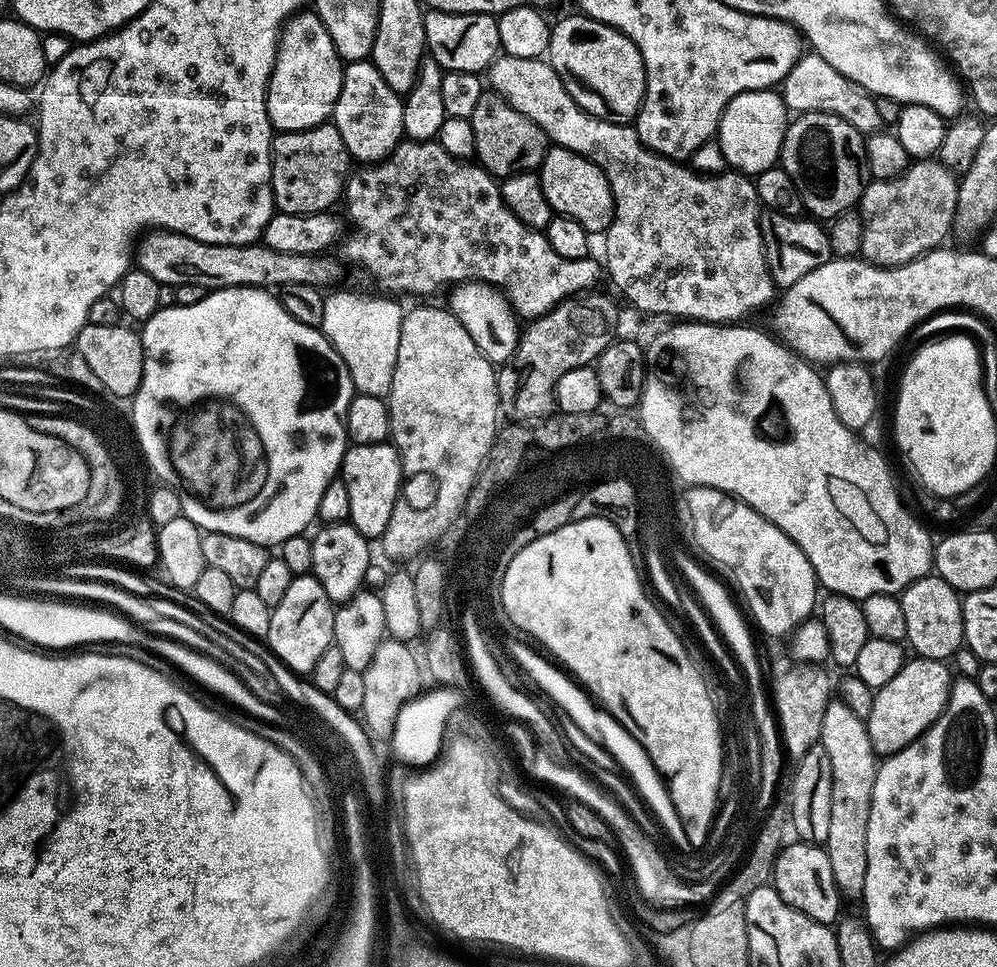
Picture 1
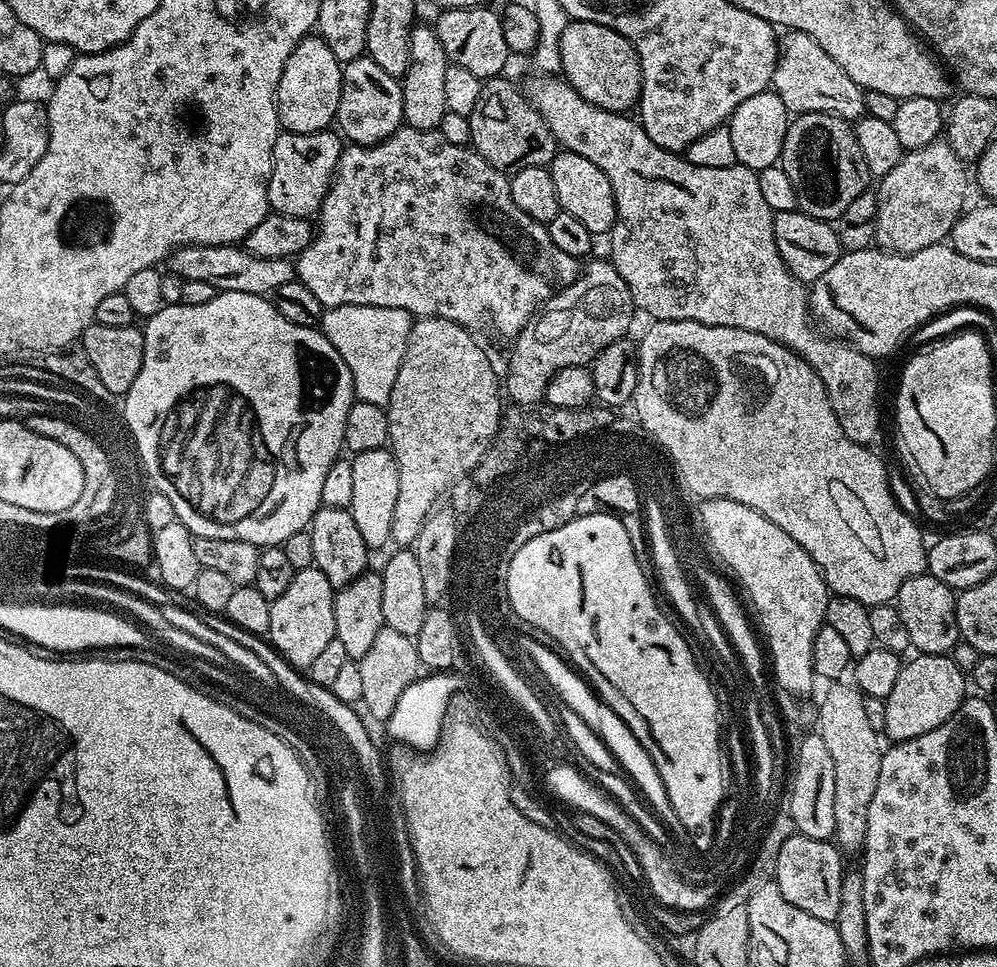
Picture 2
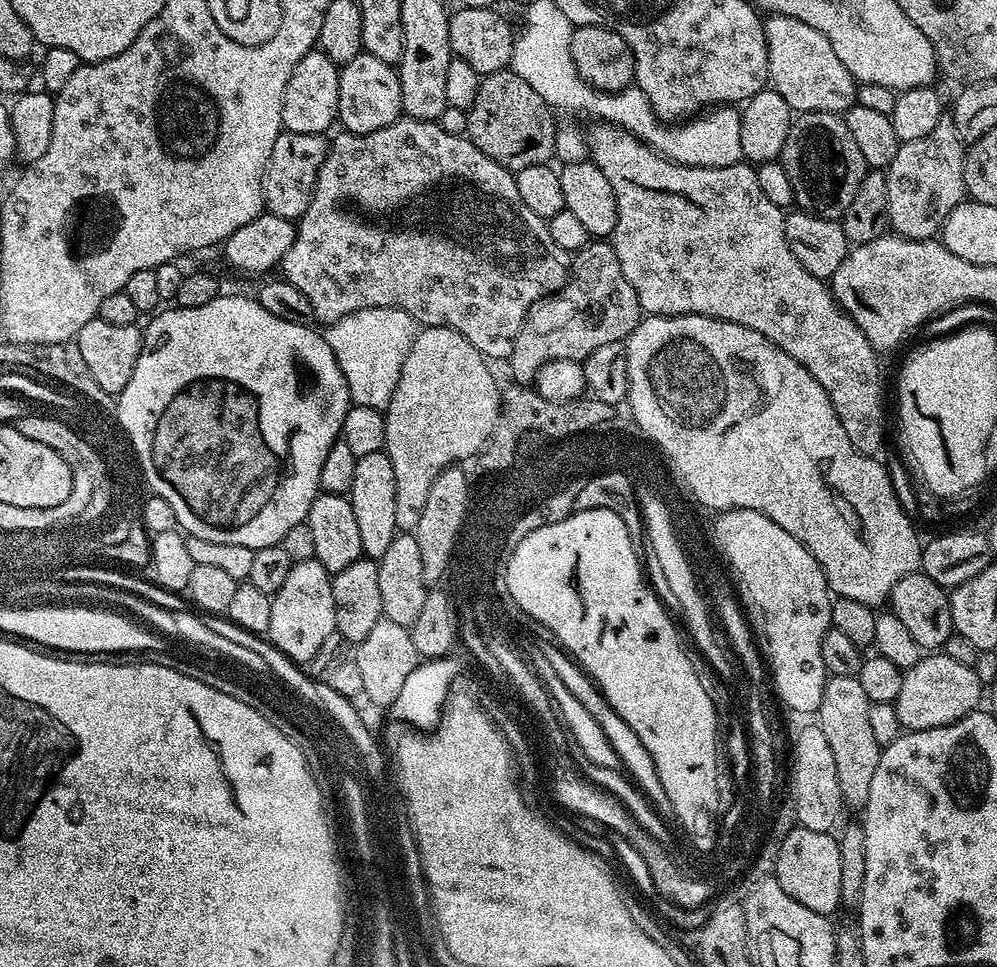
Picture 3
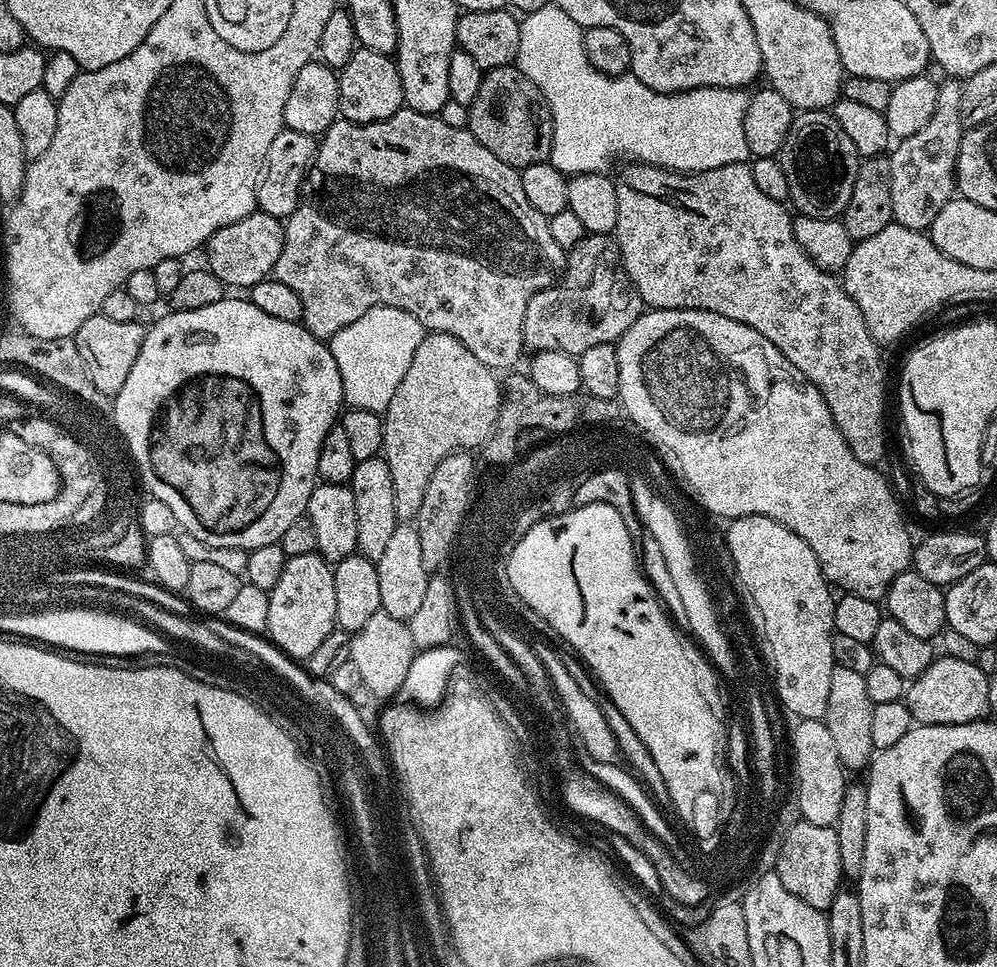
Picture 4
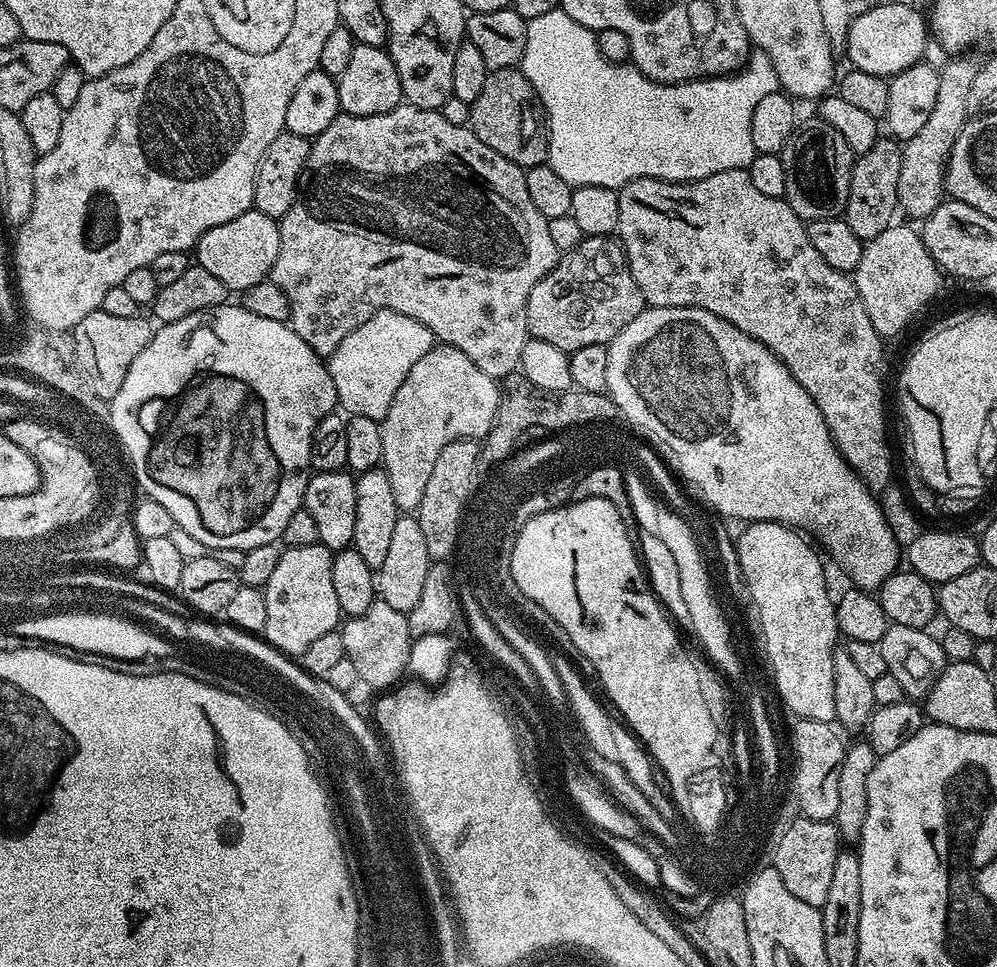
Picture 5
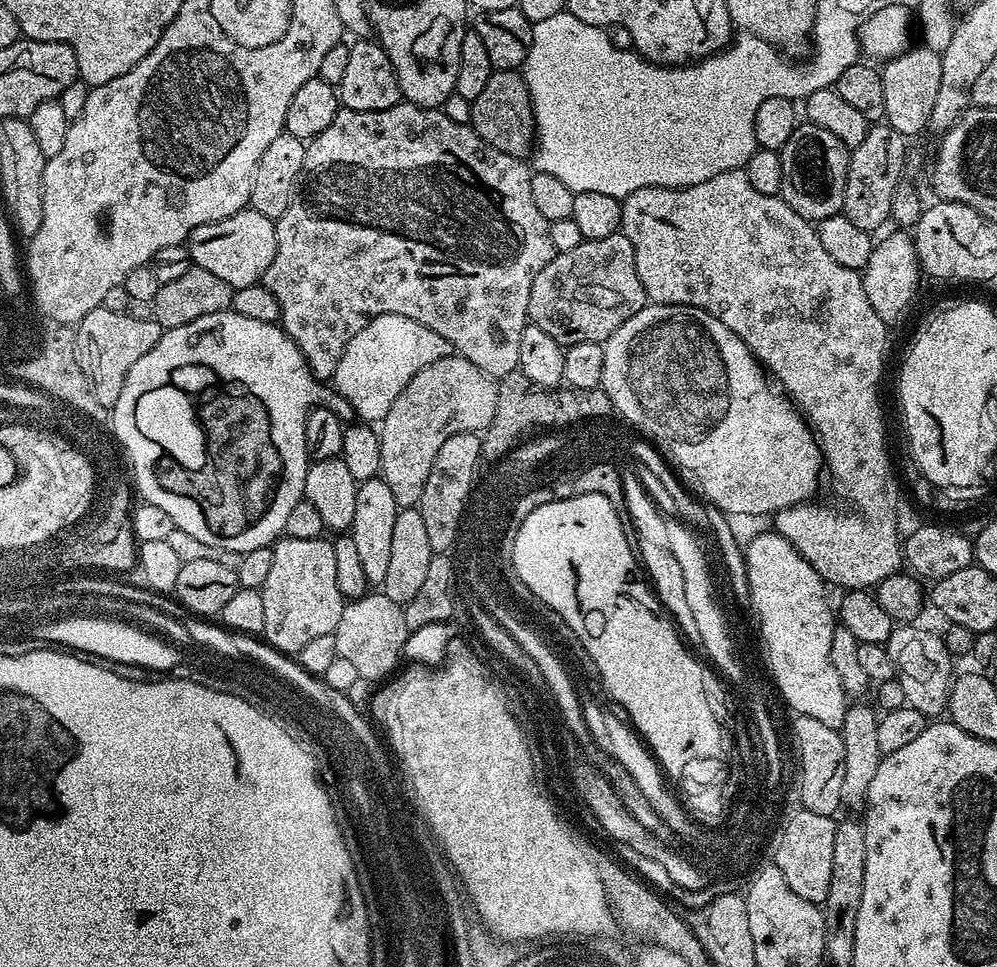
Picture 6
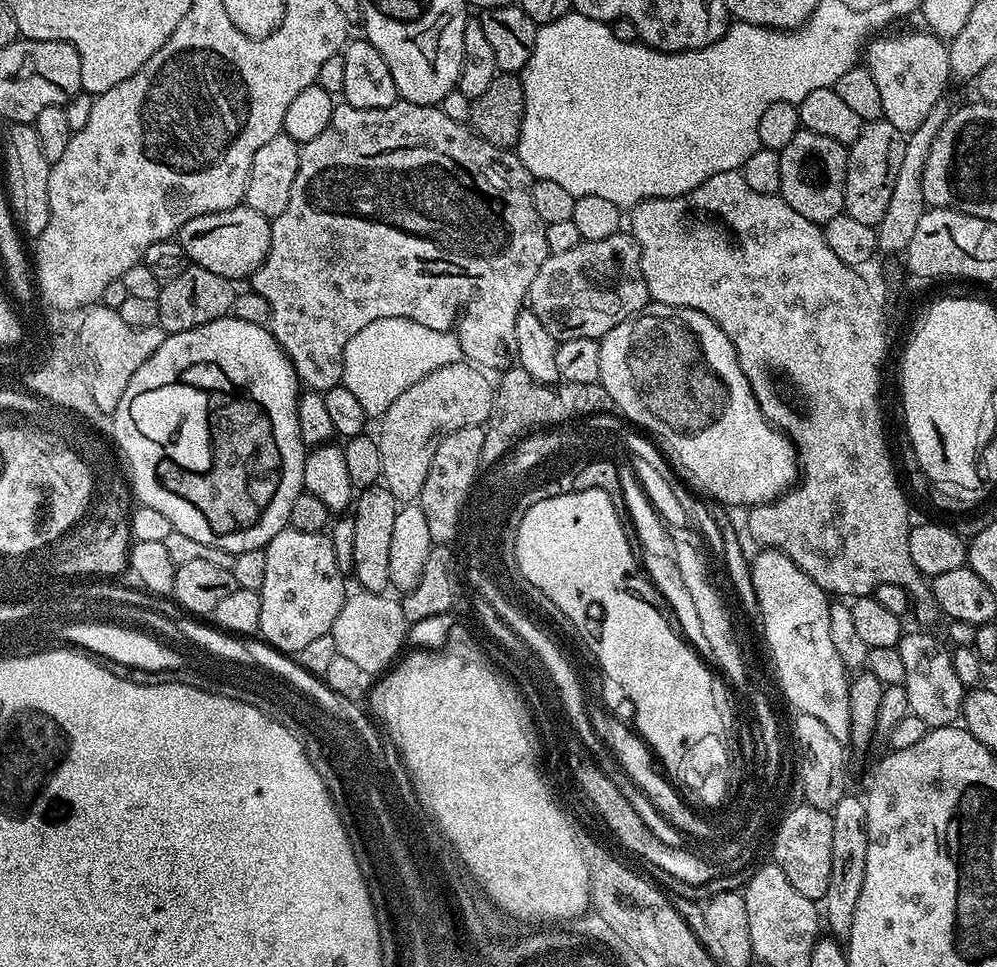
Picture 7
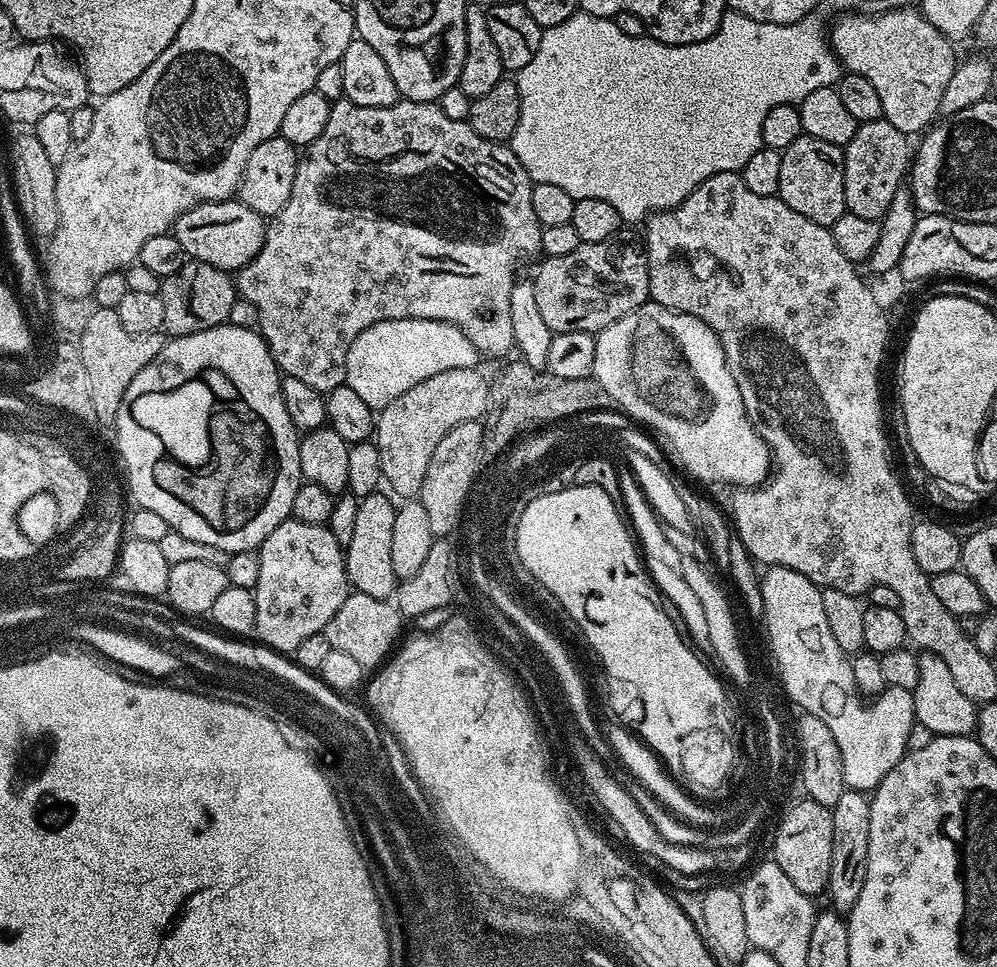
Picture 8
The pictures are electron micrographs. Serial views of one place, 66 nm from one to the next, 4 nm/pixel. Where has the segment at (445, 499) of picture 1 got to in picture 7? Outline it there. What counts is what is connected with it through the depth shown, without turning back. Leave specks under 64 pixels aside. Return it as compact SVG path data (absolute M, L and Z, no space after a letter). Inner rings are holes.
M467 362L442 366L442 370L426 374L422 382L414 382L410 390L390 402L390 410L386 410L379 421L382 483L401 505L419 501L434 450L438 450L438 442L442 442L446 434L454 434L454 430L462 430L462 426L488 422L494 384L484 376L487 375L475 364Z

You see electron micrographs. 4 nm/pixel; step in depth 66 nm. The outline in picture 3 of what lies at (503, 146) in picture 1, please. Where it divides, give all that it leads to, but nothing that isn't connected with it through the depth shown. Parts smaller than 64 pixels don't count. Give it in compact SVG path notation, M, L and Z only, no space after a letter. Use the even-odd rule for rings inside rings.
M514 71L492 72L483 77L474 106L468 108L467 114L468 139L482 150L482 154L494 158L498 166L513 174L526 170L526 166L549 163L556 155L558 123L554 109L534 86L530 86L530 82L518 78Z

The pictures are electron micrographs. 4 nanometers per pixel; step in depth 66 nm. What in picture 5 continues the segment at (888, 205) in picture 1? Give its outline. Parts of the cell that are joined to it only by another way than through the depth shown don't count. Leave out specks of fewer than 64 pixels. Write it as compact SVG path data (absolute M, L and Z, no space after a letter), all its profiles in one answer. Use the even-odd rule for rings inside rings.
M960 54L948 58L944 65L939 65L938 94L934 101L934 110L930 110L930 118L926 118L926 126L914 134L914 138L903 141L900 149L900 169L898 170L898 208L916 222L923 222L937 206L946 199L944 186L944 169L948 155L962 130L962 126L970 119L967 95L970 82L978 74L980 64L971 60L971 55Z

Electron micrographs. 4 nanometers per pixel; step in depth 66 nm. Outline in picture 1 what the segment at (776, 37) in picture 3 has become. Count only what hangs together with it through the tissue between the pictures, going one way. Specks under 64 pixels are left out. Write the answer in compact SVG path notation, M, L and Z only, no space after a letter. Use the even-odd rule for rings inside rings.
M813 51L801 55L800 61L793 66L790 74L786 74L782 85L782 95L784 105L792 114L805 112L834 114L838 118L850 122L850 126L854 126L854 130L865 134L879 132L885 127L882 114L878 114L876 97L862 86L858 86L858 82L850 82L850 78L846 78L846 74L838 74L838 70L834 70L834 66L830 66L830 62L826 62Z

